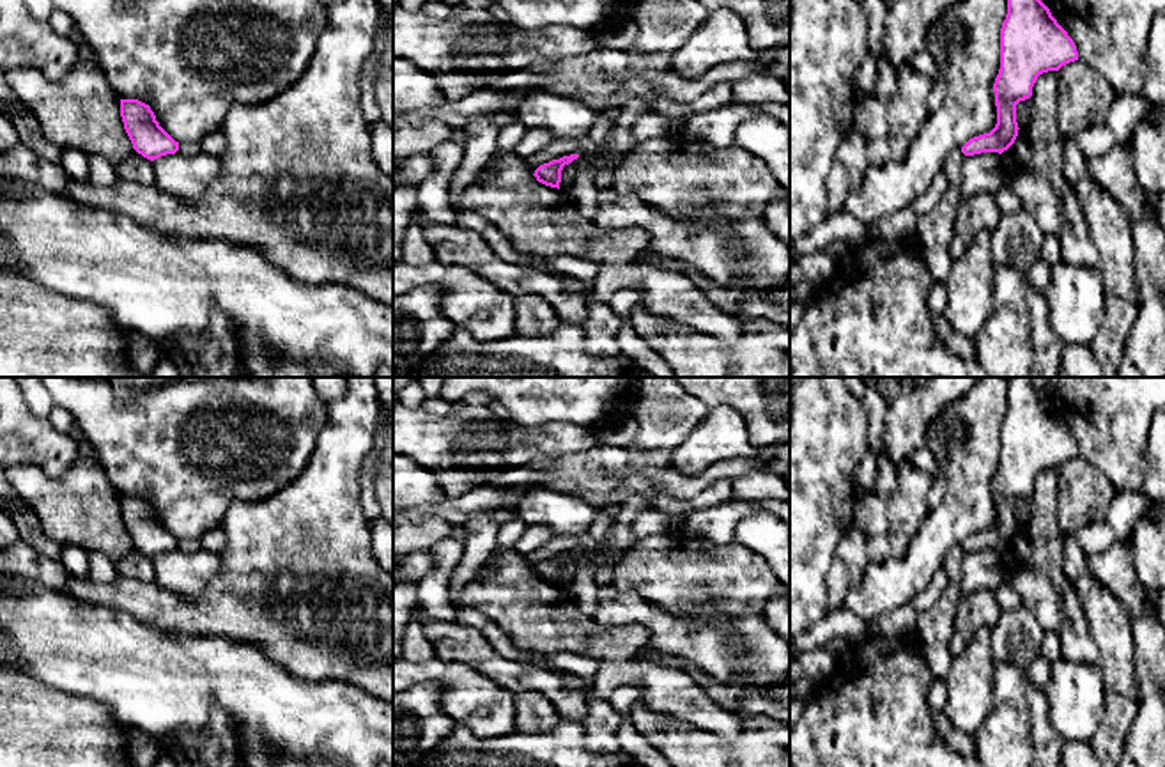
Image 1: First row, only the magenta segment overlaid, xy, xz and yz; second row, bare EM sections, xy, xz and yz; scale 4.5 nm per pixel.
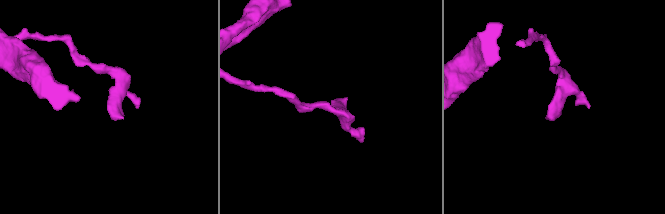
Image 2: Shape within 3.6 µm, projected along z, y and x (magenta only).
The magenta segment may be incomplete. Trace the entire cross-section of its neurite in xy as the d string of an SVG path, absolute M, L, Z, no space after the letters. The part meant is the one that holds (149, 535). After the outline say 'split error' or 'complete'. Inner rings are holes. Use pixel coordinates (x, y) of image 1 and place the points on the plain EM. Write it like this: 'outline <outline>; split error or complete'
outline M120 496L120 514L133 546L143 554L154 558L179 547L179 538L159 523L149 501L138 496Z; complete

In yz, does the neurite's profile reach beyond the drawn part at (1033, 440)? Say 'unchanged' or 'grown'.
unchanged

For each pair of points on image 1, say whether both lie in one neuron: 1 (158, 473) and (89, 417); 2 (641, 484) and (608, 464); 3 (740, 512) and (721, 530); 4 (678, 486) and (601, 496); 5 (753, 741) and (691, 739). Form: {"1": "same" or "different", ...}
{"1": "same", "2": "different", "3": "same", "4": "same", "5": "same"}

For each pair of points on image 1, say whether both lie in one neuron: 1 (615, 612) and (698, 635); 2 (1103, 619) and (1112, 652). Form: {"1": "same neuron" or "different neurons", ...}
{"1": "same neuron", "2": "same neuron"}

